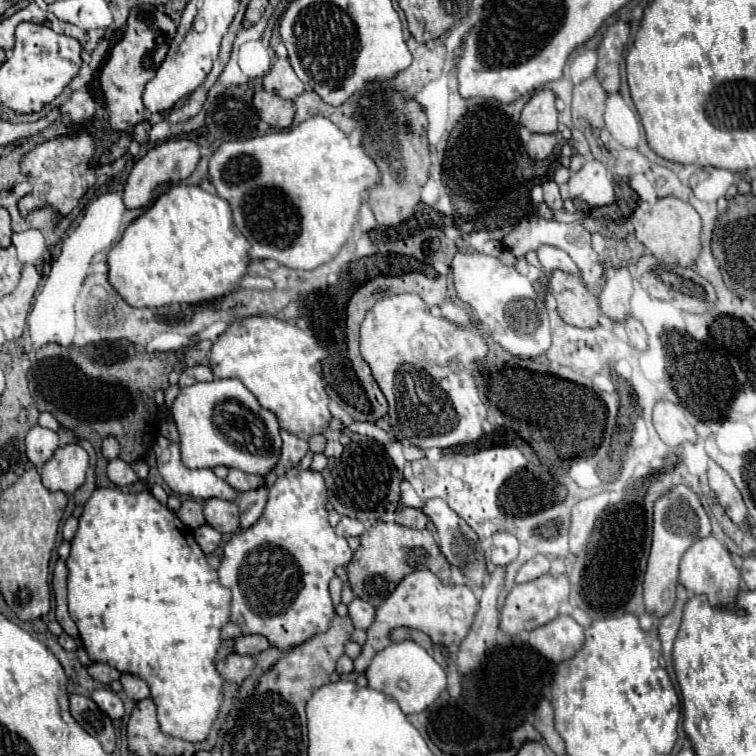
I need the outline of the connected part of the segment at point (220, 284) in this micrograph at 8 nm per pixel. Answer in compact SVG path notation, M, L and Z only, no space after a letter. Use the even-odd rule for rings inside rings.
M171 185L151 209L135 219L123 233L121 241L107 257L109 281L131 307L165 307L173 303L199 303L227 295L247 275L249 241L235 227L231 207L219 195L211 195L197 185Z

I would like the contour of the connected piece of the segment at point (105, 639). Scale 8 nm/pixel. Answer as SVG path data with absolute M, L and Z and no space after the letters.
M97 487L93 491L93 495L87 499L87 503L83 505L83 513L79 517L79 529L75 533L75 539L71 539L71 553L69 553L69 559L65 561L65 565L67 565L69 615L79 629L81 641L85 641L85 651L87 651L89 659L99 661L99 663L107 663L107 665L115 667L119 673L131 673L131 675L141 677L151 689L151 699L155 701L157 721L159 721L159 727L163 729L163 733L167 733L169 737L185 739L185 741L205 741L211 731L213 721L217 719L219 707L223 703L225 681L217 671L215 655L217 655L219 647L223 645L221 627L225 623L229 623L229 619L231 619L231 591L217 581L217 571L209 567L205 553L199 549L199 545L193 537L193 531L187 529L173 511L169 511L165 505L161 505L151 495L149 489L131 495L131 493L121 493L119 489L111 489L111 487Z

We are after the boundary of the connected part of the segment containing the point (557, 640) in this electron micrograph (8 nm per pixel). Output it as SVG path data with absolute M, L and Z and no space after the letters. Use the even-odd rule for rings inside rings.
M559 615L529 635L529 643L549 661L561 663L571 659L585 641L585 629L569 615Z

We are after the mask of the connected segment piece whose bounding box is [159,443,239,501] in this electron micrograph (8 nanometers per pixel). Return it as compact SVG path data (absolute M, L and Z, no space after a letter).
M169 443L169 453L169 461L159 465L159 473L175 493L195 499L237 499L239 491L233 489L225 479L219 479L211 469L185 467L179 457L179 443Z

